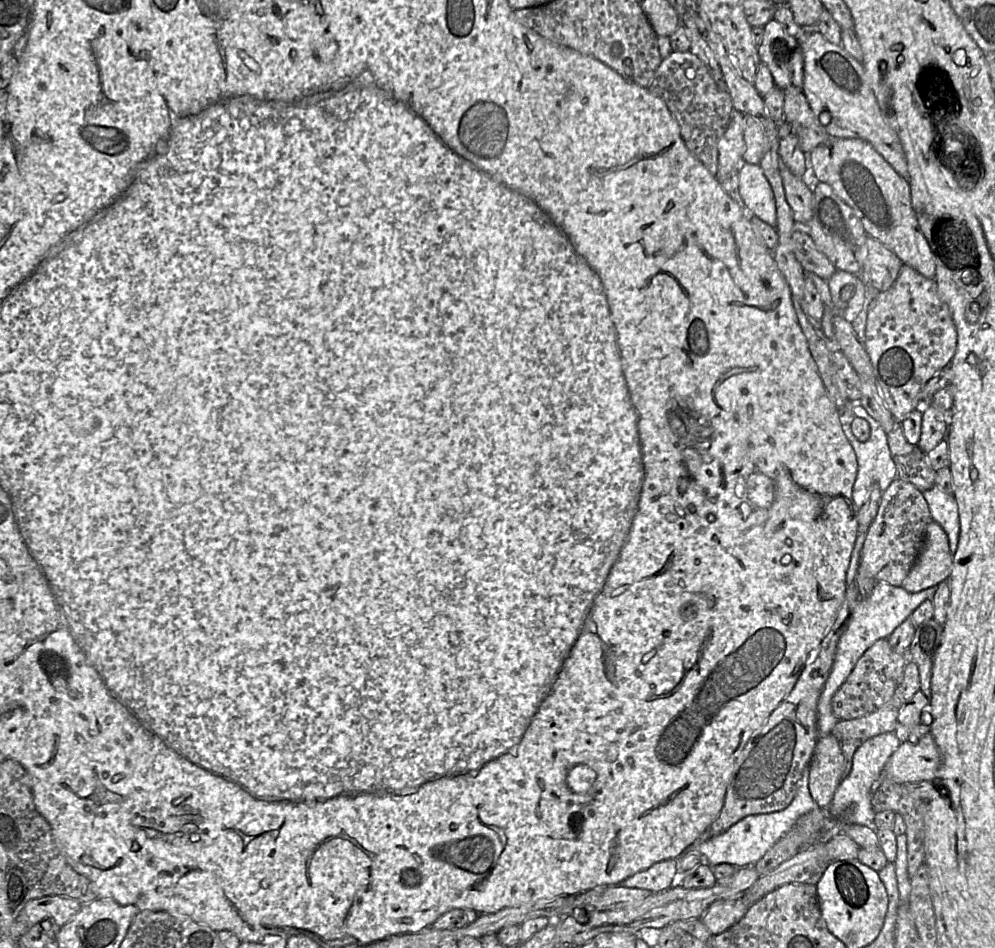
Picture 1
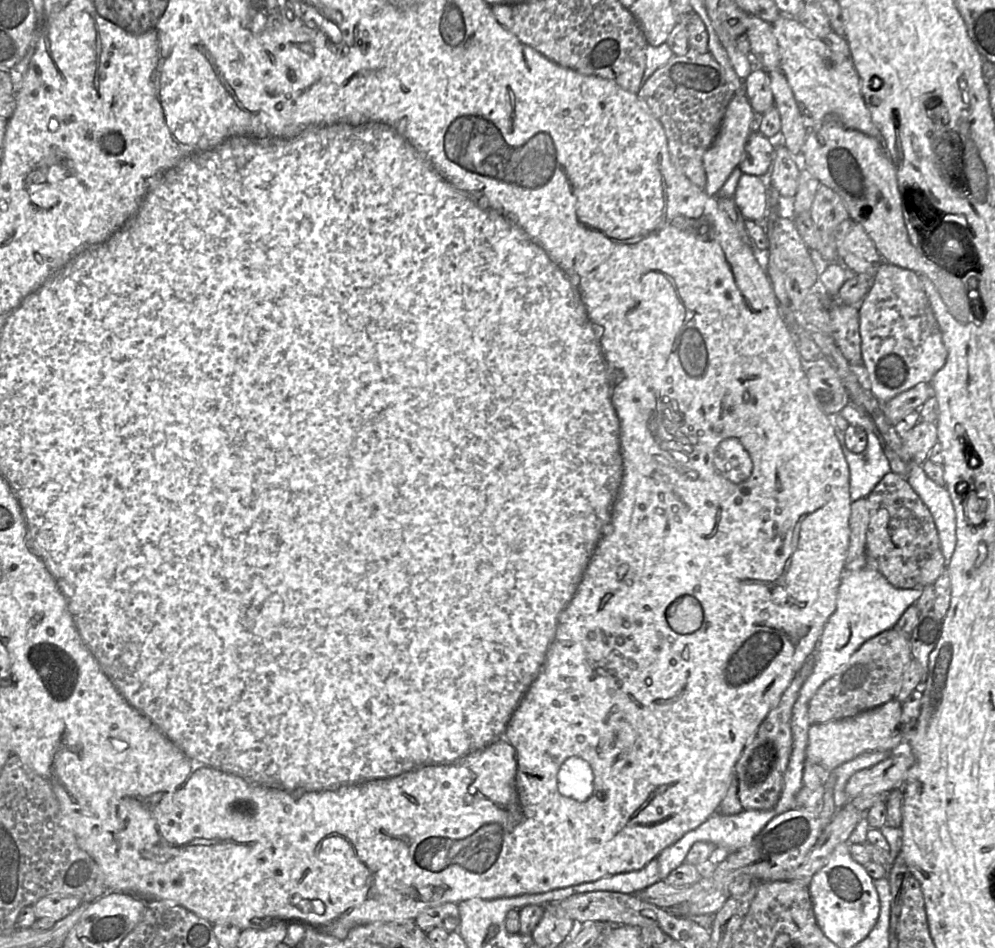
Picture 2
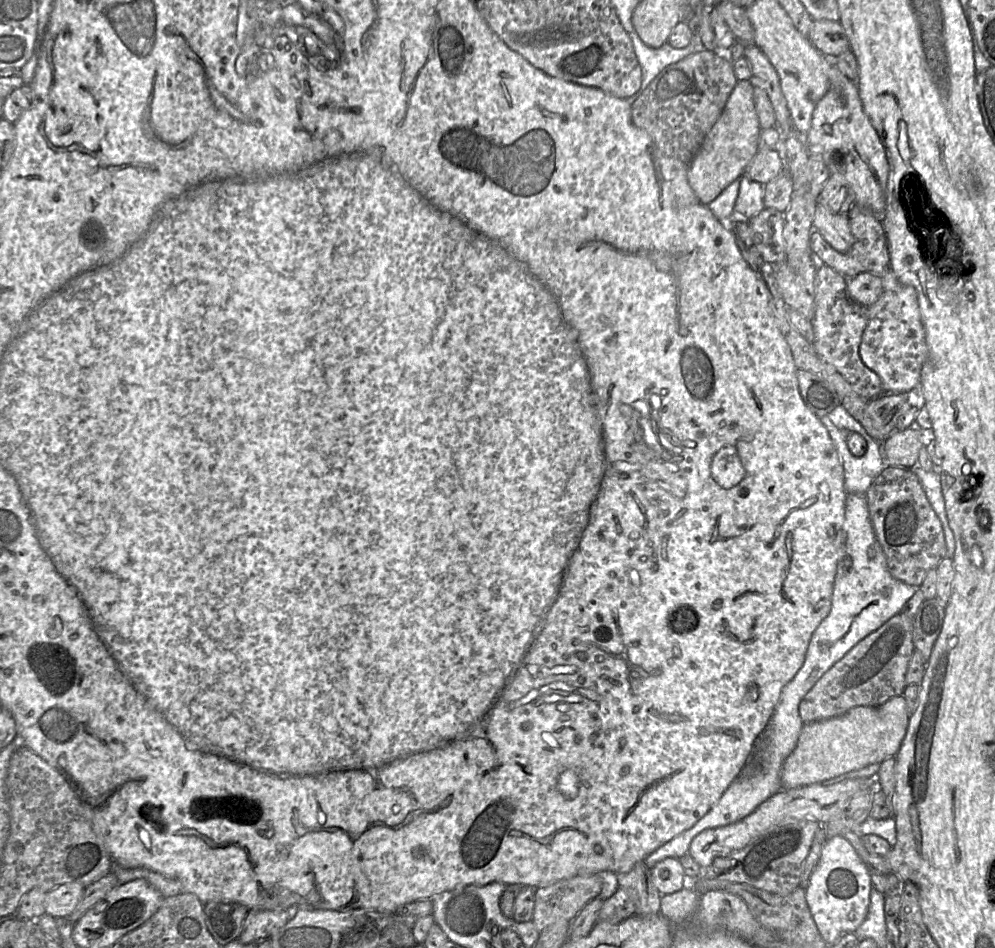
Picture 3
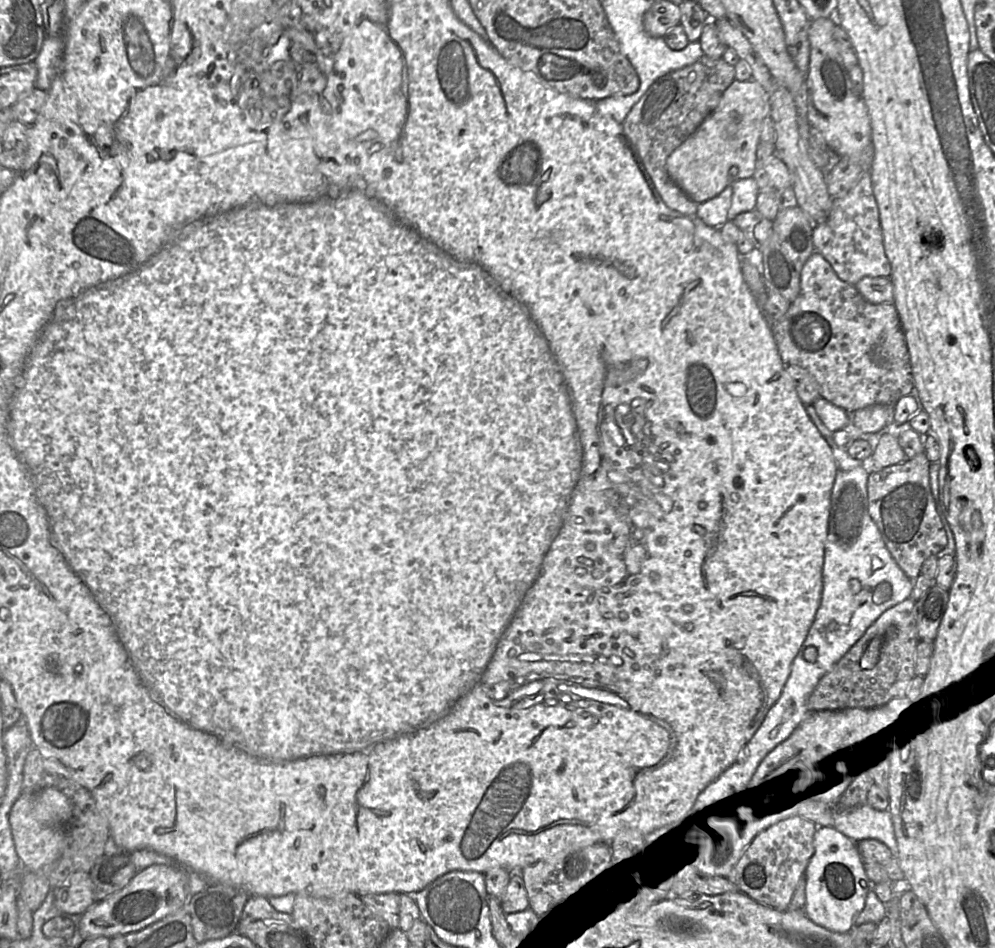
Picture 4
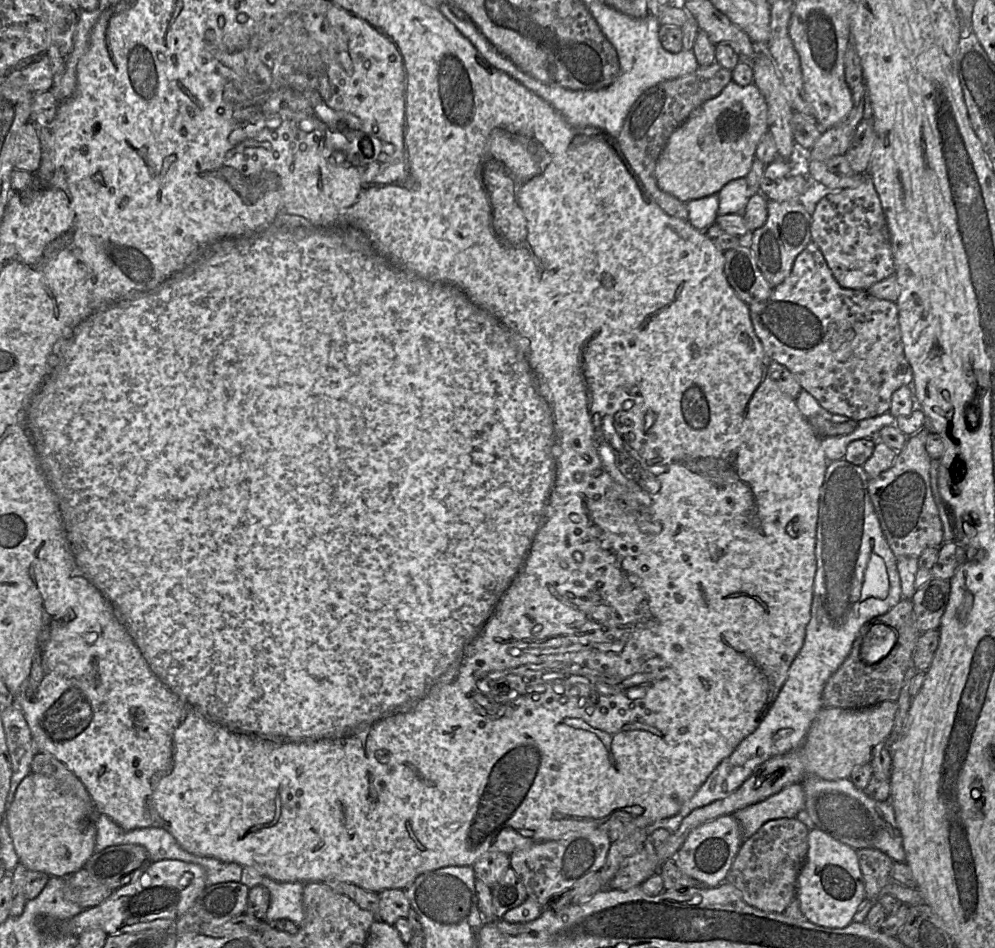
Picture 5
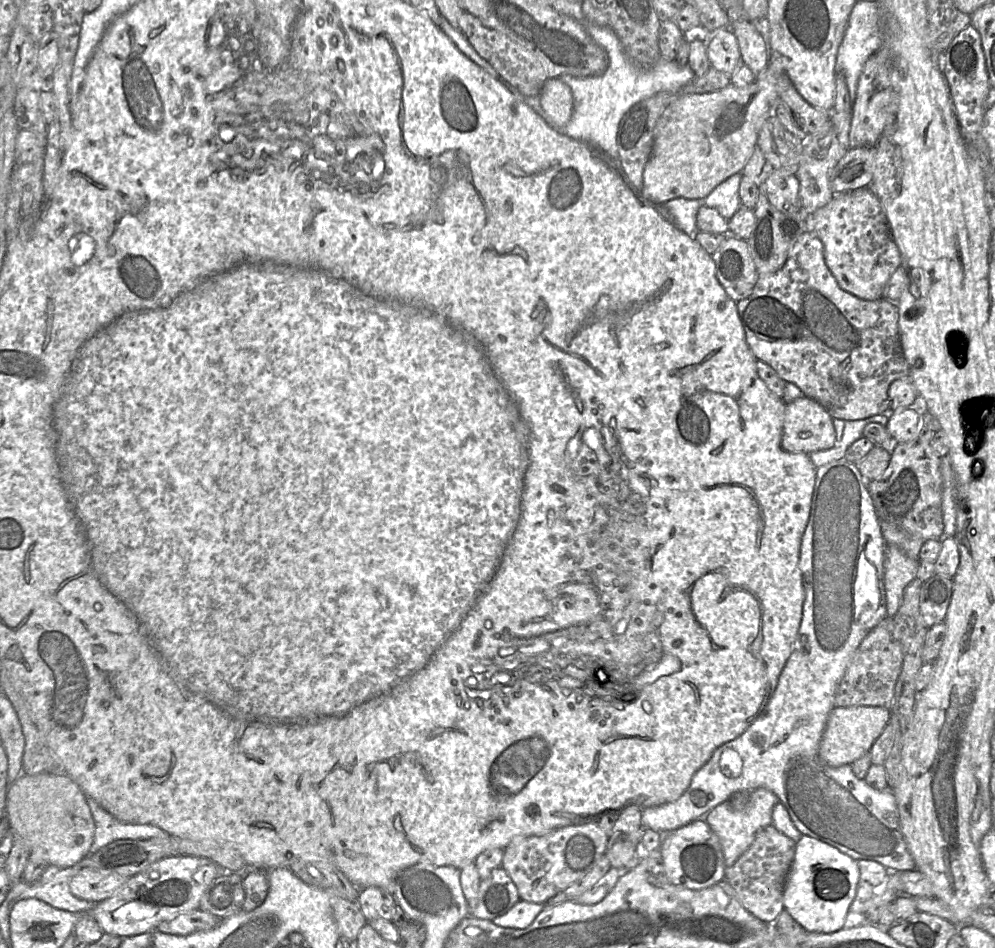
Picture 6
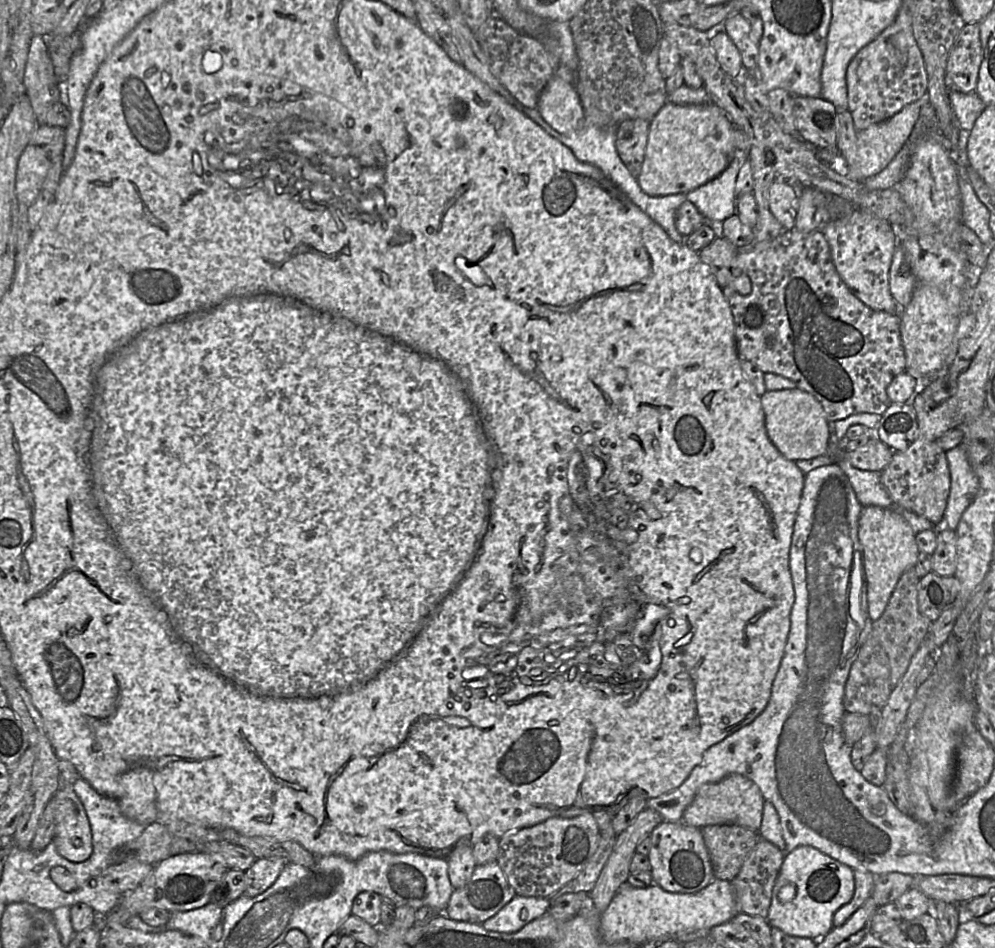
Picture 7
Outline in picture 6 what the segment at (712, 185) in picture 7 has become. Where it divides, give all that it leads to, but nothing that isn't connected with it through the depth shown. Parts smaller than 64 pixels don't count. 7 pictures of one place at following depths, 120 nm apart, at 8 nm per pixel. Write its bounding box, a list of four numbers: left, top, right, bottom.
[703,173,742,220]

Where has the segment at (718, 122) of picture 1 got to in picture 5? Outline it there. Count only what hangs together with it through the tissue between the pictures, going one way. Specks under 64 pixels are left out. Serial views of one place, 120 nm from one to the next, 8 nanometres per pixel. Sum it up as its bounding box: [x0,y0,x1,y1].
[616,62,732,220]

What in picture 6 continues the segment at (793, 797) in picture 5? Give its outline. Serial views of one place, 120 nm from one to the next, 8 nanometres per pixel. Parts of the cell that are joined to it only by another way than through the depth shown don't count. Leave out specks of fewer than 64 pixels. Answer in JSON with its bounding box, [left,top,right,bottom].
[703,789,779,868]

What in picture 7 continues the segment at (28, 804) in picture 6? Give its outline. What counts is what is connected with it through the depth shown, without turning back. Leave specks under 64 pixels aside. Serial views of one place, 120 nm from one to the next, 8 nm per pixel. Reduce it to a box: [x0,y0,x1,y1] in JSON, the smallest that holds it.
[53,784,92,862]

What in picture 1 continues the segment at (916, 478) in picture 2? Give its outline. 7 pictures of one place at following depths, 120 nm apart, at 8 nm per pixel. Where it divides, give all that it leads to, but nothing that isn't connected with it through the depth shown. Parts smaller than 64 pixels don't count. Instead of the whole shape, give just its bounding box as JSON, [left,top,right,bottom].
[922,485,960,557]

